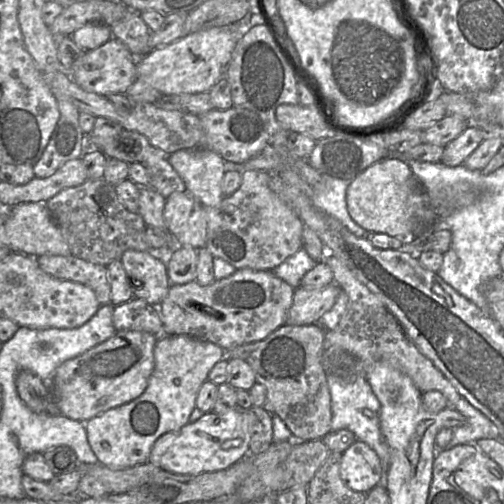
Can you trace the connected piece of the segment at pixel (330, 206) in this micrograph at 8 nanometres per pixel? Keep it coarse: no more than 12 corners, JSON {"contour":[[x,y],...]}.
{"contour":[[321,174],[312,186],[316,209],[338,219],[357,237],[375,232],[347,210],[351,181]]}

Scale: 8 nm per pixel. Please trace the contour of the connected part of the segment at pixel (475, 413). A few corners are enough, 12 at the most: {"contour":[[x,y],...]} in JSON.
{"contour":[[461,397],[454,407],[467,424],[453,429],[445,449],[499,439],[497,427]]}

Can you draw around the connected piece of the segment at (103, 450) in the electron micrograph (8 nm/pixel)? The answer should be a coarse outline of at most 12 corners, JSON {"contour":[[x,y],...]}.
{"contour":[[159,336],[136,399],[85,422],[98,462],[148,461],[155,441],[188,422],[227,352]]}

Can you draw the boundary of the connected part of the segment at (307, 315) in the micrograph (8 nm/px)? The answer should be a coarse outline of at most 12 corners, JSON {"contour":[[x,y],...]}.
{"contour":[[296,288],[286,324],[318,322],[340,292]]}

